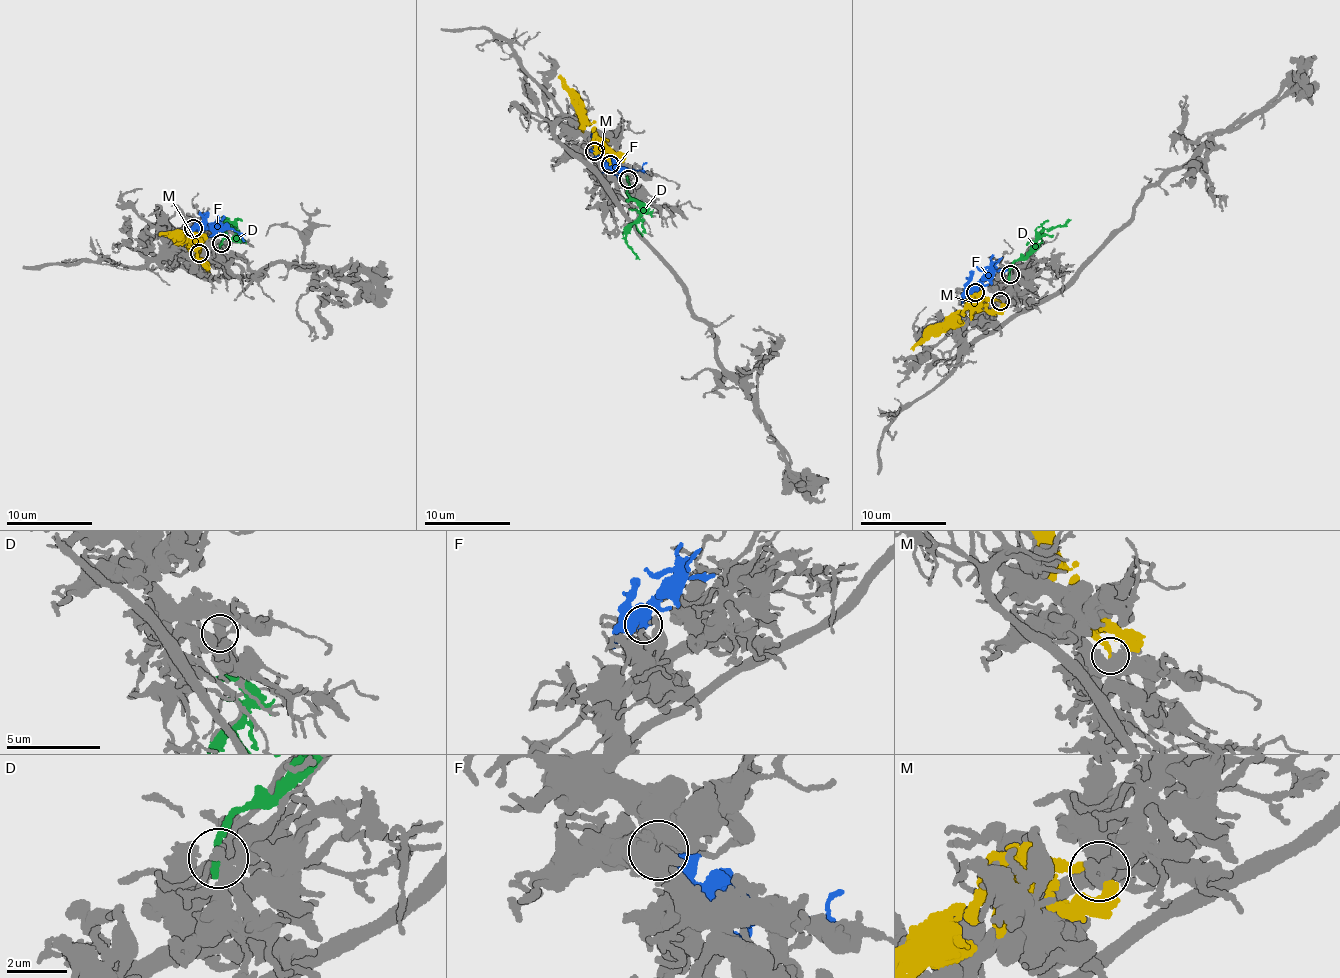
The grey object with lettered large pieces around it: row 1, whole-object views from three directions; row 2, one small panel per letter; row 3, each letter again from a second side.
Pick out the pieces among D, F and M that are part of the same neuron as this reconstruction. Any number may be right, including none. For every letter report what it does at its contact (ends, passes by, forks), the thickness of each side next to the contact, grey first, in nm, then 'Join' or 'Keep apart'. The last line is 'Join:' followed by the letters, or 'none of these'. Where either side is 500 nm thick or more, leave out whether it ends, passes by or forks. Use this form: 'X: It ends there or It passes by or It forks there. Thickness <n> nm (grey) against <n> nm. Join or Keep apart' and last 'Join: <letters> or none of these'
D: It ends there. Thickness 360 nm (grey) against 240 nm. Keep apart
F: Thickness 340 nm (grey) against 700 nm. Join
M: It ends there. Thickness 440 nm (grey) against 240 nm. Keep apart
Join: F

